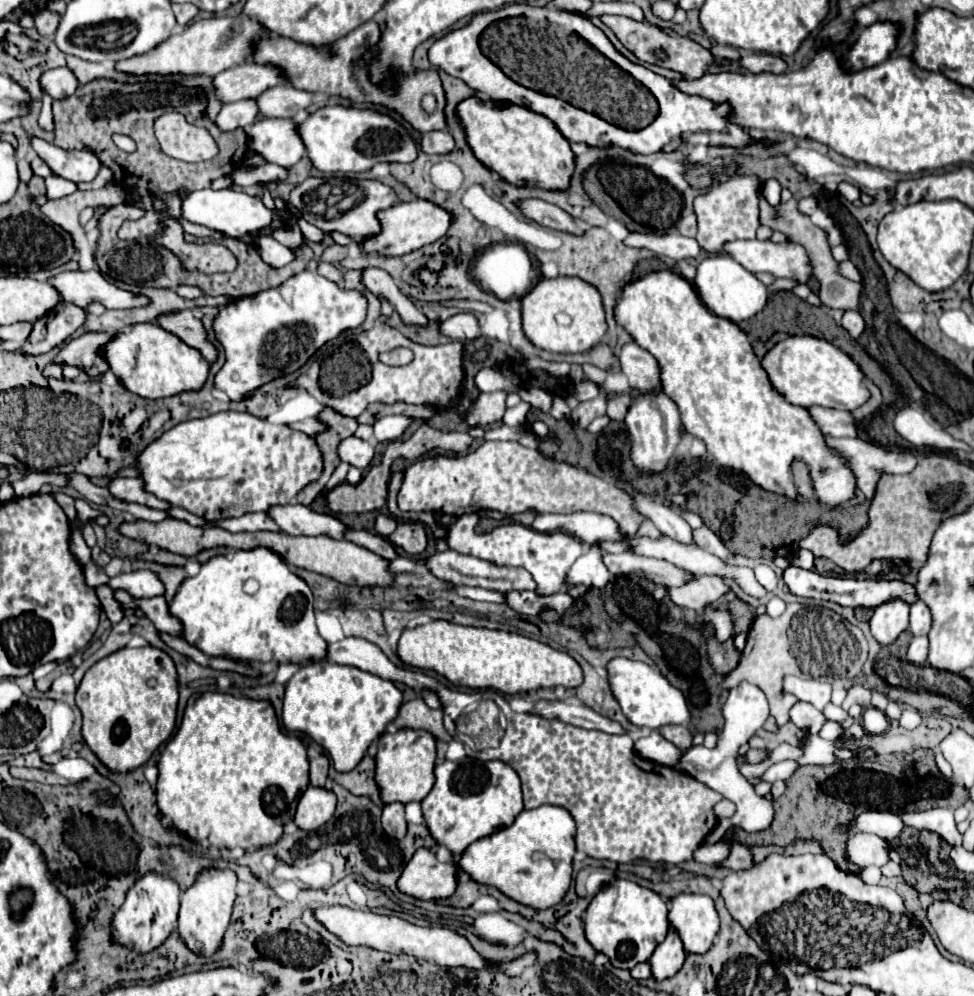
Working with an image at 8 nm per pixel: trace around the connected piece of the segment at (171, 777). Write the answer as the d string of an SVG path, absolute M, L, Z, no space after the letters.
M204 692L200 696L192 696L188 700L188 706L184 710L182 716L182 724L178 728L178 732L174 734L174 738L168 740L168 744L162 750L162 758L158 760L158 786L156 786L156 796L158 796L158 808L160 812L170 818L174 822L174 826L180 832L186 832L192 840L204 840L208 838L210 844L218 846L218 848L250 848L250 846L270 846L274 844L282 832L284 832L284 824L288 822L288 812L290 812L290 820L294 818L296 812L296 804L300 794L304 792L304 788L308 788L310 780L308 780L308 756L306 756L306 748L302 744L302 740L296 734L288 734L282 732L278 718L276 718L276 710L268 700L252 700L246 696L232 696L232 694L222 694L222 692Z

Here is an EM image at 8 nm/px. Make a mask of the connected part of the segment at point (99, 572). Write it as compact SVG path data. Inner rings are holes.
M90 562L90 564L84 566L84 574L86 574L88 586L94 586L94 588L100 586L100 584L106 584L110 580L108 574L104 572L104 568L98 566L98 564L94 564L94 562Z

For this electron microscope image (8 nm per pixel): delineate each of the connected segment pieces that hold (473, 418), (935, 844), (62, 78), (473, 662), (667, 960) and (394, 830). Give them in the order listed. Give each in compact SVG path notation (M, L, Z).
M488 392L488 394L480 394L474 400L472 410L468 414L464 414L464 420L468 422L470 428L492 426L502 420L504 410L506 410L506 394L504 392Z
M922 830L920 832L920 842L928 850L928 860L934 864L934 858L938 858L938 852L940 852L940 846L942 846L942 838L934 832Z
M54 68L44 72L44 76L40 78L40 84L42 84L42 90L46 90L54 100L62 100L70 96L80 86L76 76L72 76L72 70L68 68Z
M432 620L424 626L406 628L398 640L398 656L404 664L434 670L454 686L494 688L504 694L518 694L536 688L576 688L582 684L582 668L568 652L550 648L544 642L516 632L460 626L446 620Z
M670 928L666 940L656 946L656 950L650 958L654 978L664 980L664 978L674 976L682 968L684 958L686 958L686 952L684 952L684 946L680 944L680 936L676 930Z
M392 802L384 806L382 812L382 828L386 834L402 838L406 834L406 820L404 820L404 804L402 802Z

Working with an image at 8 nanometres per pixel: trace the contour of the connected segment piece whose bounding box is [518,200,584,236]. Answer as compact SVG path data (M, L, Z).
M520 200L518 206L522 208L524 216L532 218L534 222L552 228L552 230L560 230L560 232L572 232L574 236L584 236L584 226L580 226L568 212L564 212L562 208L548 204L544 200Z

